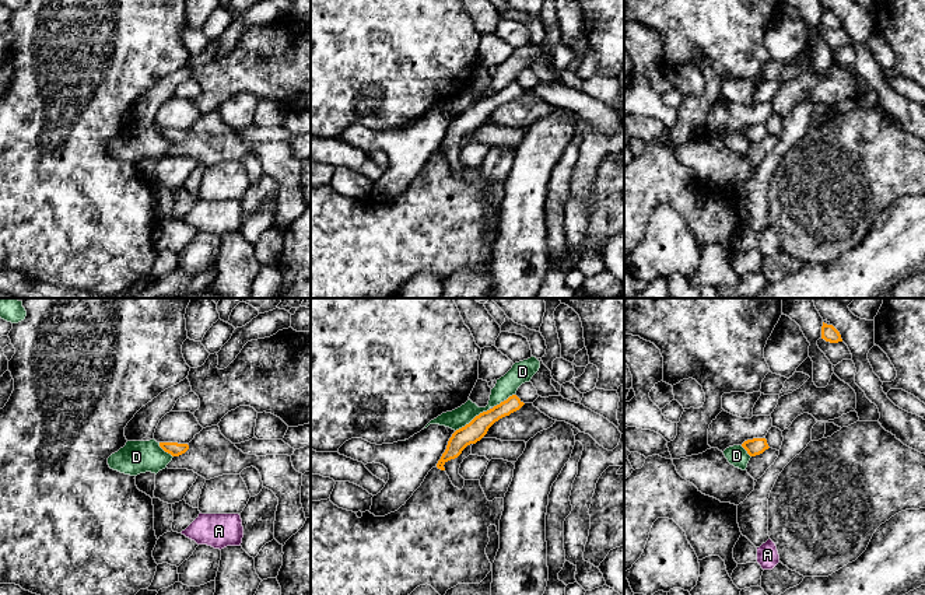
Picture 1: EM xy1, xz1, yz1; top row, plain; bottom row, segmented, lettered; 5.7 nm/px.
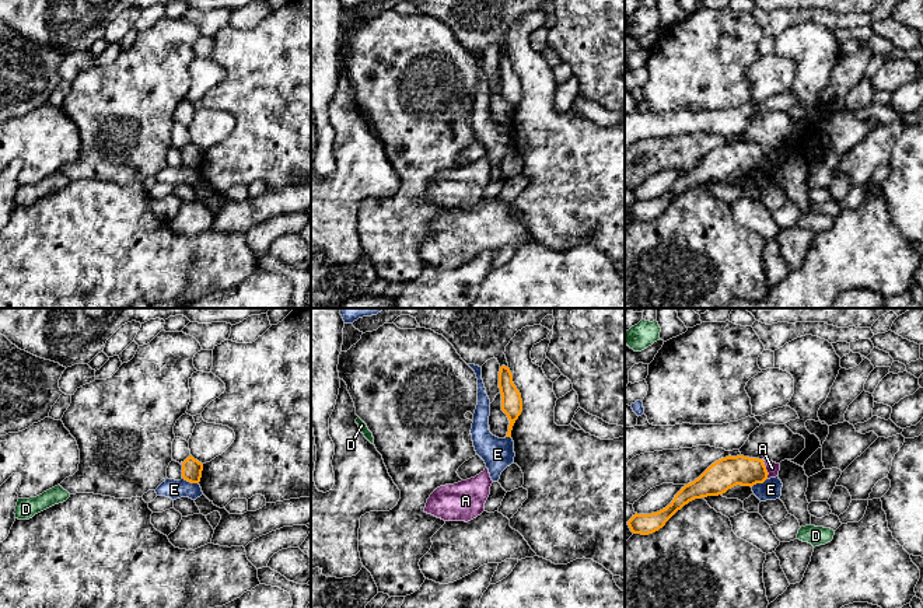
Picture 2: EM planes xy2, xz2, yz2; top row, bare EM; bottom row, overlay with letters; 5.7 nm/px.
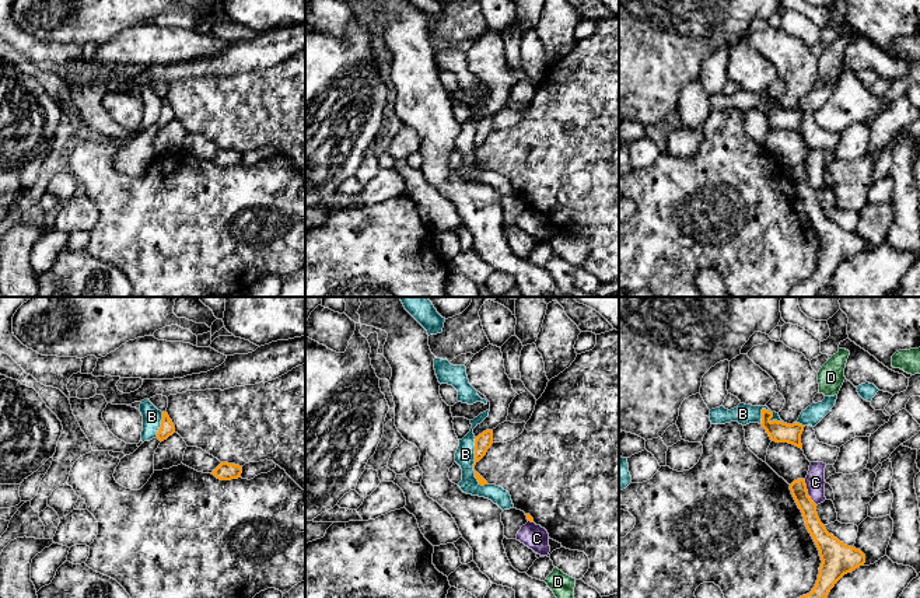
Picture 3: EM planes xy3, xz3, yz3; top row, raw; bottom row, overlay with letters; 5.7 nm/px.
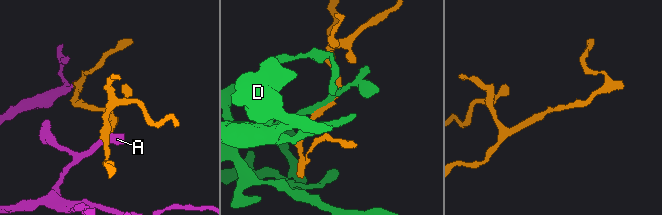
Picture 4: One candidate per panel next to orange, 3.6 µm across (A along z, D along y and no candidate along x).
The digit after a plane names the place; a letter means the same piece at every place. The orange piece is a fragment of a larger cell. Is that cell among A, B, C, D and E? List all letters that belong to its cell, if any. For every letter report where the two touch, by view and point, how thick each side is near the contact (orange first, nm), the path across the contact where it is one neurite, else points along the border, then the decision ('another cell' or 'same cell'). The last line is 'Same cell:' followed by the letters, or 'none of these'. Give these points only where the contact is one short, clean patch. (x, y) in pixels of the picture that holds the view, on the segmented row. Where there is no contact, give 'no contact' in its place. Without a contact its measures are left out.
A: meets orange in yz2 at (765, 470); 180 nm thick on the orange side, 70 nm on the other; runs through yz2 (727, 472), (765, 470), (772, 468); same cell
B: meets orange in xz3 at (475, 462); 100 nm thick on the orange side, 110 nm on the other; another cell
C: meets orange in yz3 at (807, 492); 100 nm thick on the orange side, 110 nm on the other; another cell
D: meets orange in xz1 at (472, 420); 120 nm thick on the orange side, 120 nm on the other; border along xz1 (487, 409), (455, 431); another cell
E: meets orange in yz2 at (758, 482); 180 nm thick on the orange side, 120 nm on the other; border along yz2 (766, 478), (751, 486); another cell
Same cell: A

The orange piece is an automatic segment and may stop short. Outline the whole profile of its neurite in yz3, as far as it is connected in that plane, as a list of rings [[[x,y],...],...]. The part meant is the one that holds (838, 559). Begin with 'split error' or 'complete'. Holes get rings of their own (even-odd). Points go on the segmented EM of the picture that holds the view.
complete | [[[805,479],[794,480],[790,490],[822,560],[815,587],[800,598],[826,598],[844,574],[864,566],[865,555],[860,549],[844,545],[826,531],[818,517],[816,504],[808,496]]]

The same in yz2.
split error | [[[728,455],[712,464],[698,479],[685,485],[665,509],[651,514],[636,513],[627,525],[633,534],[653,534],[689,502],[723,495],[737,485],[752,488],[766,479],[776,478],[779,471],[780,464],[770,460]]]

